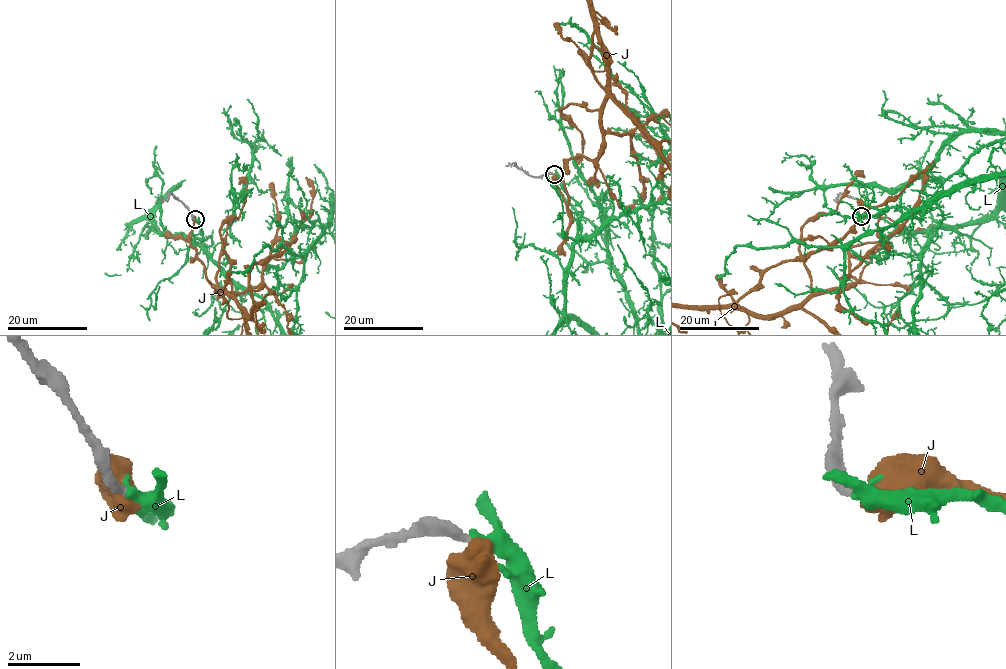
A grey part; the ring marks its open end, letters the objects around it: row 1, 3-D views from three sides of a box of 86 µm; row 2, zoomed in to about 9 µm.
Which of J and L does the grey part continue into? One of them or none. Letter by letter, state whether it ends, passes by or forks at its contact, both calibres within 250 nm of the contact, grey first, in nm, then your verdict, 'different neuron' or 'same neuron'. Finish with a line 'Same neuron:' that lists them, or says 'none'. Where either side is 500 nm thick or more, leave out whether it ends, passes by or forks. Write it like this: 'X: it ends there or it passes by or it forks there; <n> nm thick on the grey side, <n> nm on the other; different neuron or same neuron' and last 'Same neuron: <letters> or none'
J: 280 nm thick on the grey side, 600 nm on the other; different neuron
L: it passes by; 280 nm thick on the grey side, 280 nm on the other; same neuron
Same neuron: L

